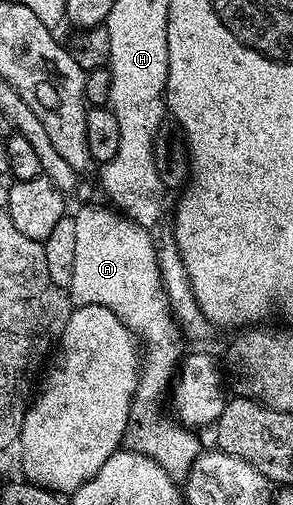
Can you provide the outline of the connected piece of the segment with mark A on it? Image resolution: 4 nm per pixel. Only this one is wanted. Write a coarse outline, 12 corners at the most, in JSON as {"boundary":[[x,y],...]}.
{"boundary":[[75,211],[73,307],[110,308],[142,346],[130,442],[173,476],[202,445],[156,419],[186,350],[155,239]]}

